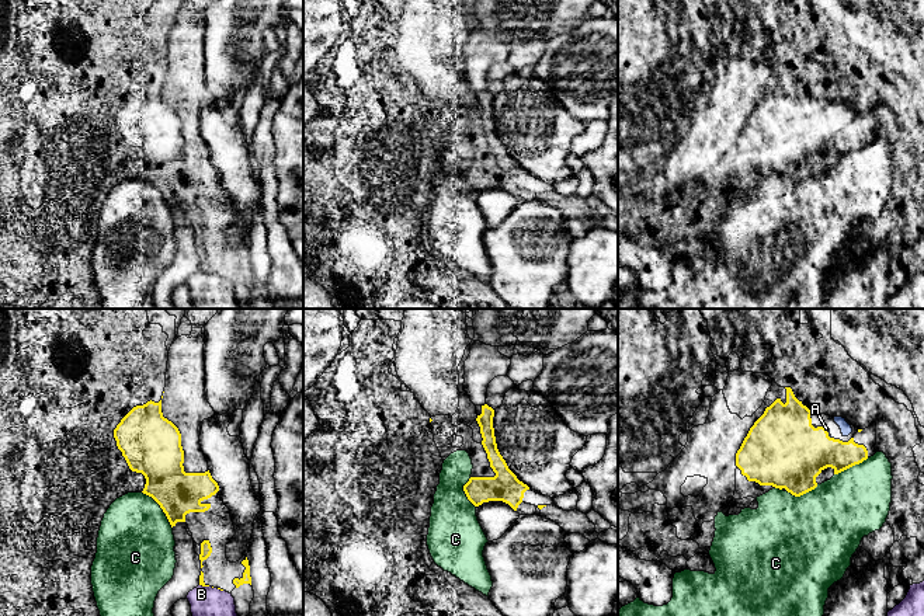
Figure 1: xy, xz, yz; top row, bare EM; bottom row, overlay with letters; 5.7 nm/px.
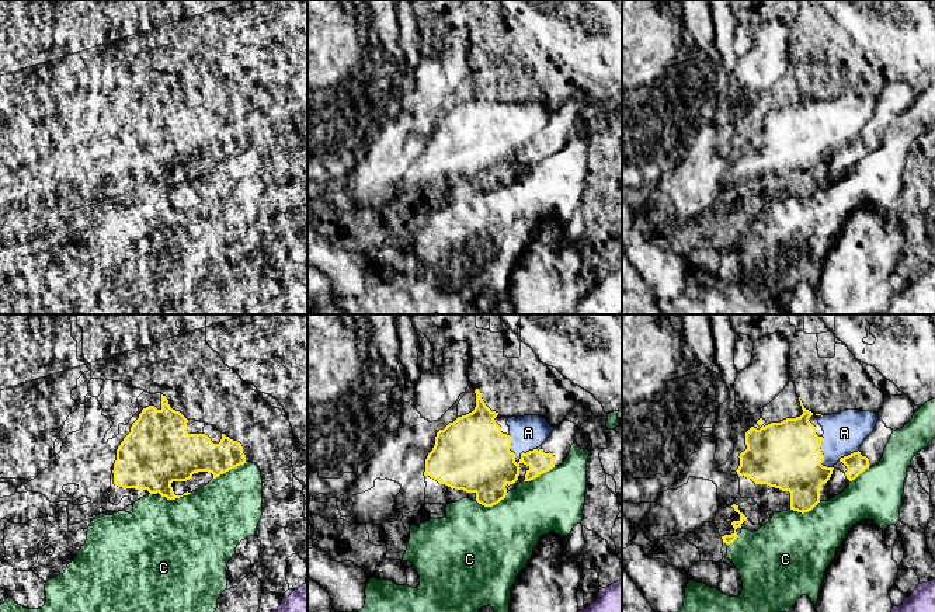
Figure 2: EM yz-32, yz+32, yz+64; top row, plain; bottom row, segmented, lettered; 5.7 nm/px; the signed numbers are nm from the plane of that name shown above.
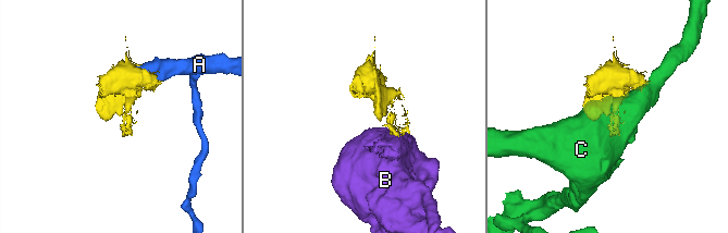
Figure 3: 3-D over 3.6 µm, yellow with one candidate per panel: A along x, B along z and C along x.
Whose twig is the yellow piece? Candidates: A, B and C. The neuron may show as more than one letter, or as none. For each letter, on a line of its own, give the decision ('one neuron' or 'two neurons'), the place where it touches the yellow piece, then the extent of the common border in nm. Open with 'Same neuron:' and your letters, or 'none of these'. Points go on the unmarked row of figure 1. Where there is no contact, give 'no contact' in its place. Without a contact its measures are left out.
Same neuron: A
A: one neuron | yz (827, 119) | 70 nm
B: two neurons | xy (204, 271) | 60 nm
C: two neurons | xy (160, 192) | 280 nm

